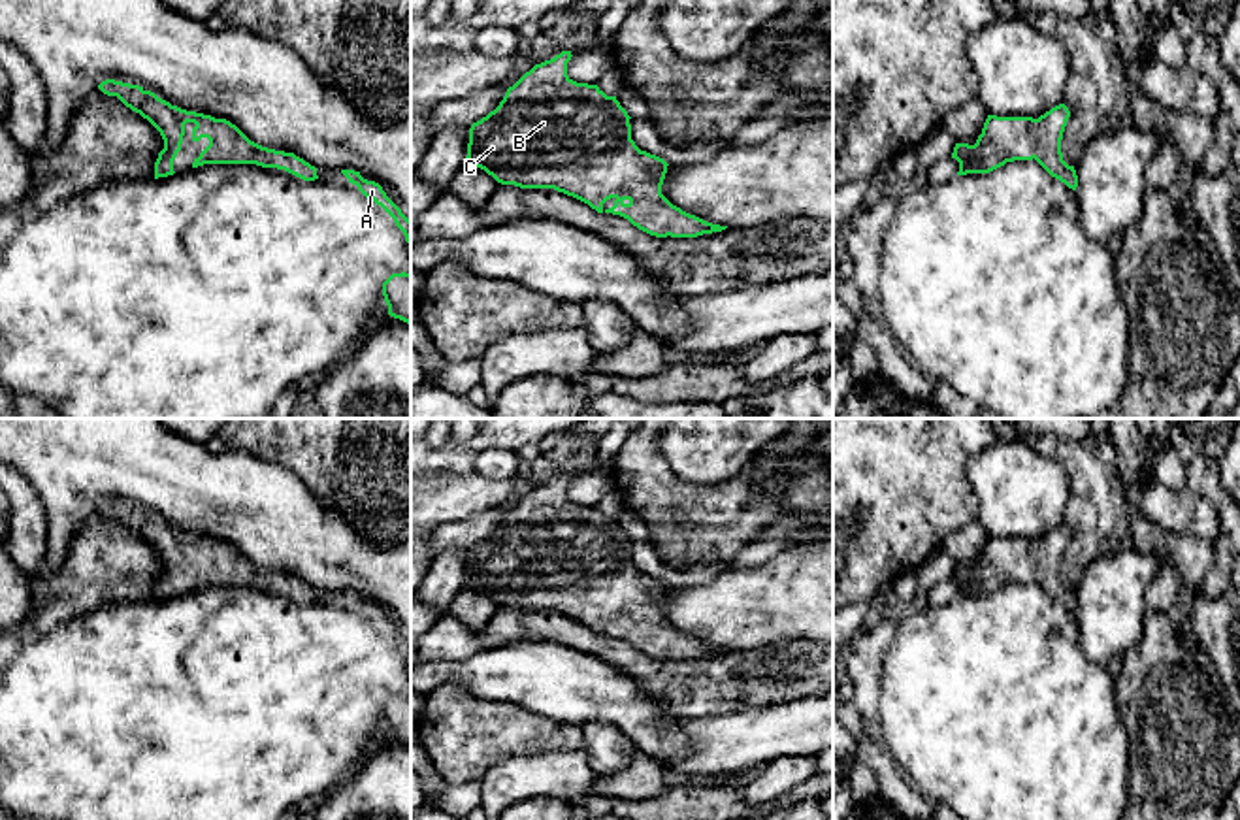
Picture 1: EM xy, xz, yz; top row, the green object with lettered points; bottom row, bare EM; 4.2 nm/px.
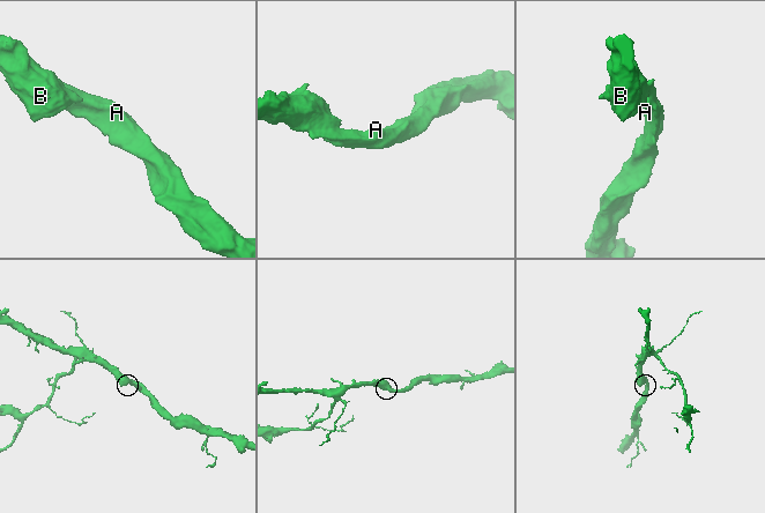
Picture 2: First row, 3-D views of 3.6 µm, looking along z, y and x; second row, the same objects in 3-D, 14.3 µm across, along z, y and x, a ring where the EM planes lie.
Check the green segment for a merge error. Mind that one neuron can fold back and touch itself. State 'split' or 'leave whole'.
leave whole

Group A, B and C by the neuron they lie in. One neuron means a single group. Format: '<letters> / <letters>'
A B C

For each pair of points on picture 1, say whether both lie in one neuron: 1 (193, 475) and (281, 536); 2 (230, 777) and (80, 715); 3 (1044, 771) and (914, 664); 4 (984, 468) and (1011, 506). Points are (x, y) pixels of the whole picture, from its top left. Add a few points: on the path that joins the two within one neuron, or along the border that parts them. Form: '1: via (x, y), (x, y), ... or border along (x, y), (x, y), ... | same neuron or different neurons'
1: via (215, 496), (244, 500), (259, 513) | same neuron
2: via (193, 739), (189, 736), (117, 730) | same neuron
3: via (1012, 739), (946, 673) | same neuron
4: via (994, 477), (1011, 496) | same neuron

